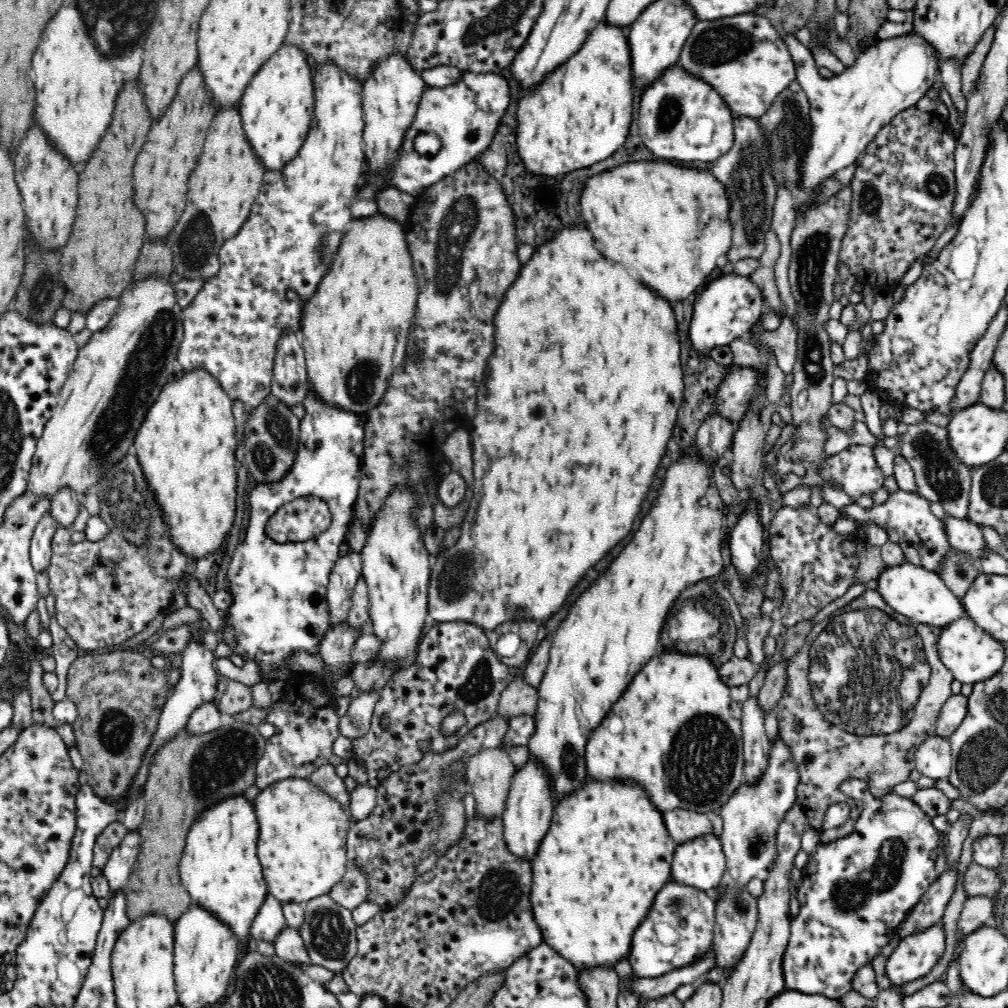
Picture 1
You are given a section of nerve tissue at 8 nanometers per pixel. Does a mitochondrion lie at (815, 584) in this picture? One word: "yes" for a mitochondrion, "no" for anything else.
yes

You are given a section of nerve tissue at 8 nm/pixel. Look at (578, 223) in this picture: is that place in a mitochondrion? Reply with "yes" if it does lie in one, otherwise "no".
no

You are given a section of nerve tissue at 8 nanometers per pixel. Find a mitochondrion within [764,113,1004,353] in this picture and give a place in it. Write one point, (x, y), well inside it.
(936, 186)

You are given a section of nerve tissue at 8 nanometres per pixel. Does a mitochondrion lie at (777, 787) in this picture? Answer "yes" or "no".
yes

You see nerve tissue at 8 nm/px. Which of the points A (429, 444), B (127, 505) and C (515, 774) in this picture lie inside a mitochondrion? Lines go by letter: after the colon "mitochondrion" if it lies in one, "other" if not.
A: other
B: mitochondrion
C: other

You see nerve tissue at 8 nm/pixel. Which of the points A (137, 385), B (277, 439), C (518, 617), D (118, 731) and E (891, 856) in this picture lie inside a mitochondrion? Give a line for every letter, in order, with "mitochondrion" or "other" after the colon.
A: mitochondrion
B: mitochondrion
C: other
D: mitochondrion
E: mitochondrion

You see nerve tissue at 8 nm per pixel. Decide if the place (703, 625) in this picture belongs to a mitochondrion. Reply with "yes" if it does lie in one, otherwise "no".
yes

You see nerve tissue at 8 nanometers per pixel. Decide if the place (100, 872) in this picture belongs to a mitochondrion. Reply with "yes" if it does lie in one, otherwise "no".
no

